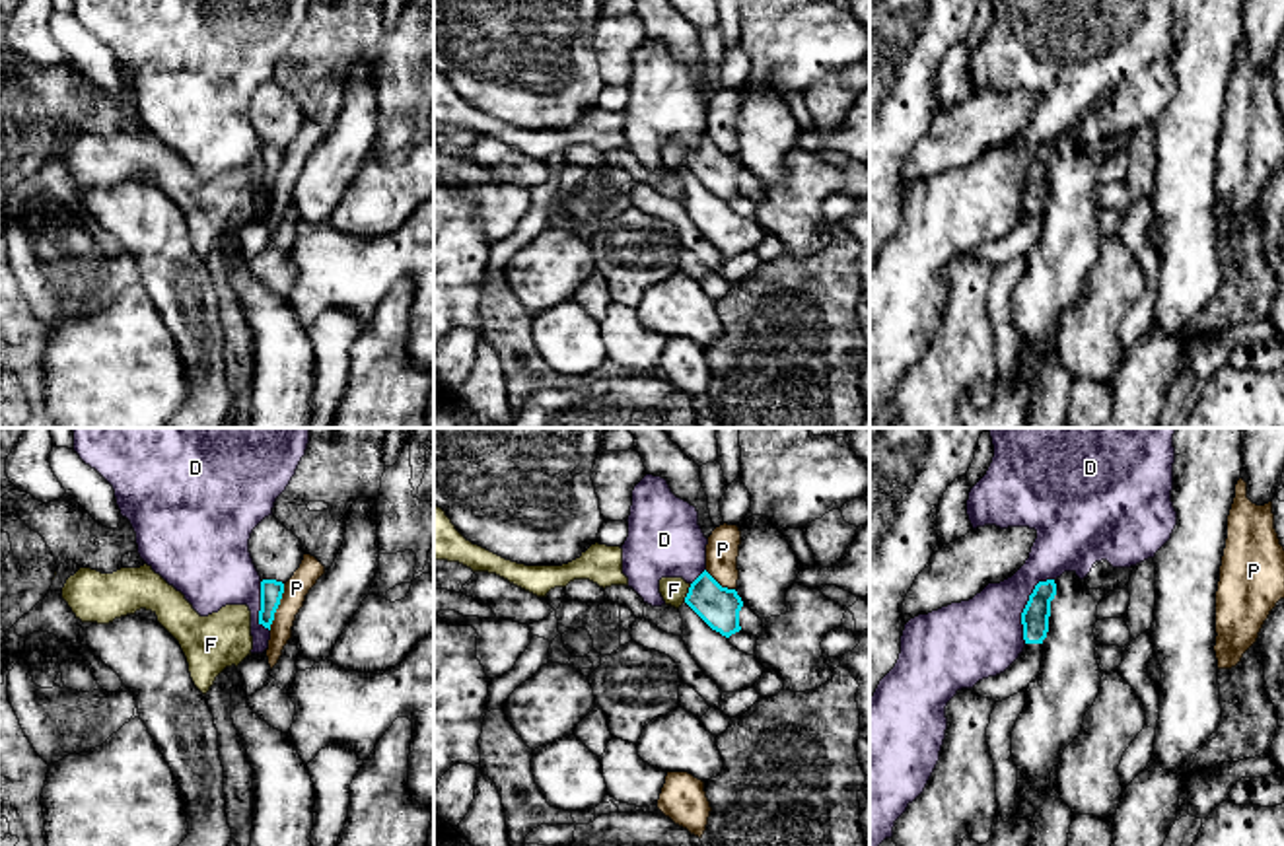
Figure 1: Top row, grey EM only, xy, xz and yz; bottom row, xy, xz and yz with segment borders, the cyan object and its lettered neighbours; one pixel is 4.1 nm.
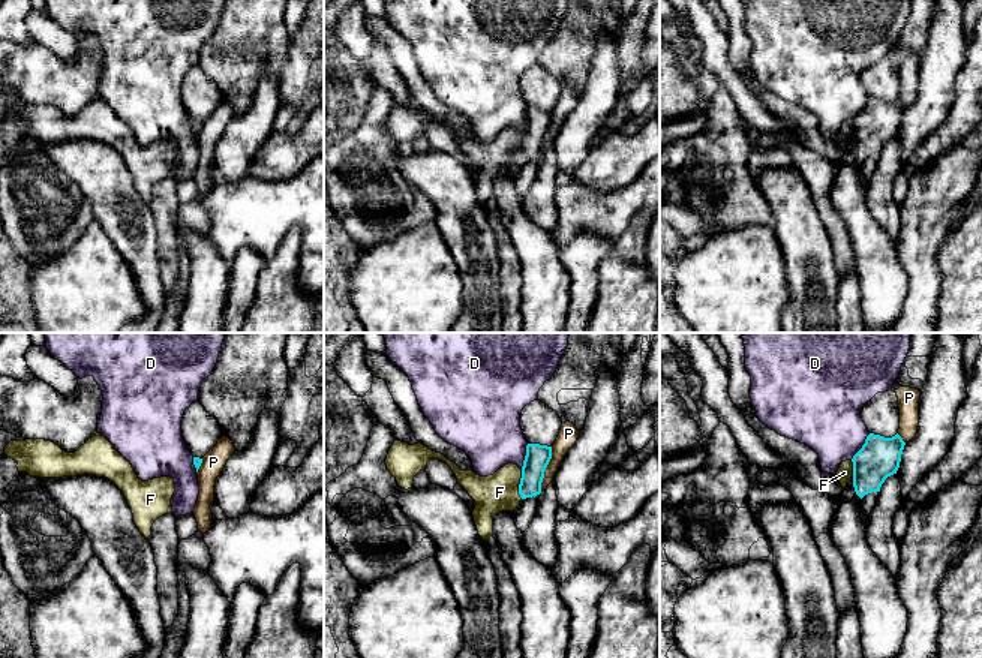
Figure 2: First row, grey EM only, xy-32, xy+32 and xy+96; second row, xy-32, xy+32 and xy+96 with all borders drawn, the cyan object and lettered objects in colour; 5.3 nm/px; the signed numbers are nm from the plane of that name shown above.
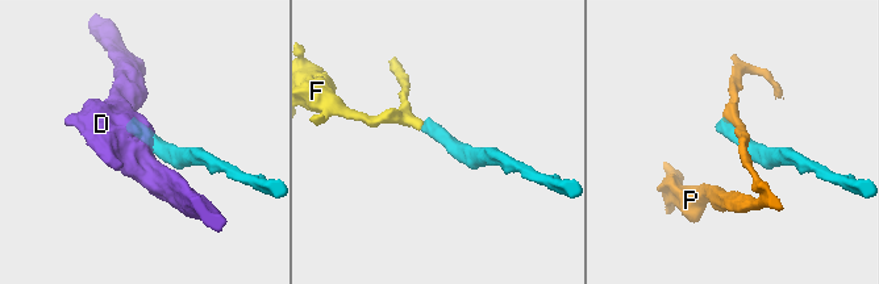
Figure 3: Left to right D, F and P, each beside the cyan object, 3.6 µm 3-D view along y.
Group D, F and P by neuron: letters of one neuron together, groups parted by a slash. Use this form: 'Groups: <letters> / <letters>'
Groups: D / F / P

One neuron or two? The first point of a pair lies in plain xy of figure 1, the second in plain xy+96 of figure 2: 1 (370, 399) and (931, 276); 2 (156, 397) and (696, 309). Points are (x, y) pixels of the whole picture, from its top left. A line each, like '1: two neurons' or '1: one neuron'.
1: two neurons
2: one neuron

